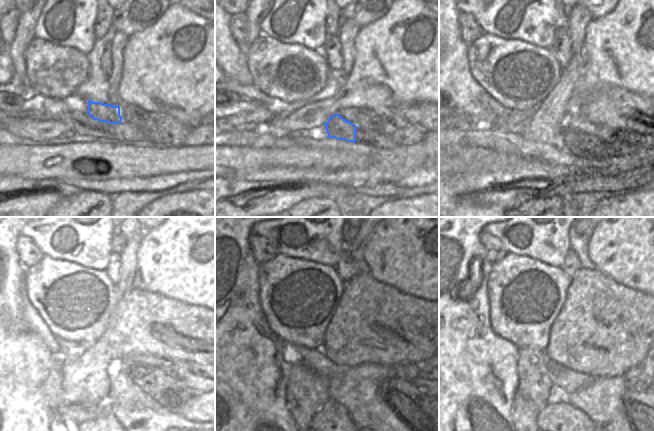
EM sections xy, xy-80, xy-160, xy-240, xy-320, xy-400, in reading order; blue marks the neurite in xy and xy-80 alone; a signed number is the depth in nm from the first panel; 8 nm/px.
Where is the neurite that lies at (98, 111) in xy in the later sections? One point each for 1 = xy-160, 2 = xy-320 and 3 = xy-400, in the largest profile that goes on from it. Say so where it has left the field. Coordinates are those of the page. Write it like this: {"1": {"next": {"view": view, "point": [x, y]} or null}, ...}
{"1": {"next": {"view": "xy-160", "point": [582, 145]}}, "2": {"next": {"view": "xy-320", "point": [414, 408]}}, "3": {"next": {"view": "xy-400", "point": [642, 410]}}}

